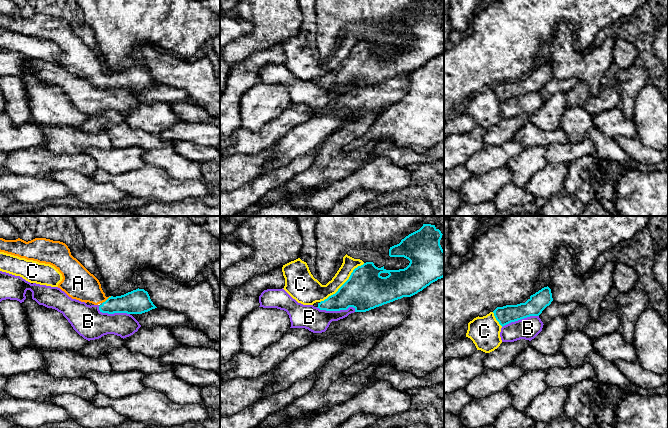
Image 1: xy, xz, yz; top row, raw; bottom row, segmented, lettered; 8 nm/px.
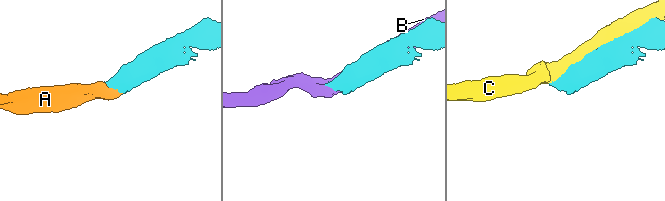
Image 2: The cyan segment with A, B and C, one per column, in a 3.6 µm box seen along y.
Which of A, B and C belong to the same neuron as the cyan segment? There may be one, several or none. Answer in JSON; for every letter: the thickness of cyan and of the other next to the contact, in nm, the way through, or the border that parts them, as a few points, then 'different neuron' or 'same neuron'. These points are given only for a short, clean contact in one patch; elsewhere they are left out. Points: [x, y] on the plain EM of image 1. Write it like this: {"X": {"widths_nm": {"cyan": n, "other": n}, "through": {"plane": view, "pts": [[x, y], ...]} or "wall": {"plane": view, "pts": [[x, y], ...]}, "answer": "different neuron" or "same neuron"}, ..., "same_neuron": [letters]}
{"A": {"widths_nm": {"cyan": 200, "other": 240}, "through": {"plane": "xy", "pts": [[138, 77], [107, 75], [96, 72], [80, 60]]}, "answer": "same neuron"}, "B": {"widths_nm": {"cyan": 280, "other": 190}, "answer": "different neuron"}, "C": {"widths_nm": {"cyan": 320, "other": 170}, "answer": "different neuron"}, "same_neuron": ["A"]}

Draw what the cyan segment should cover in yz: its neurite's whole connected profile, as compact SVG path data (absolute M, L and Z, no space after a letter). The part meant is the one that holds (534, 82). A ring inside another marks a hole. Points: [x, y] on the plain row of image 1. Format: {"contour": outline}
{"contour": "M547 62L531 71L525 79L497 83L493 89L503 103L530 92L539 92L553 77L551 65Z"}

